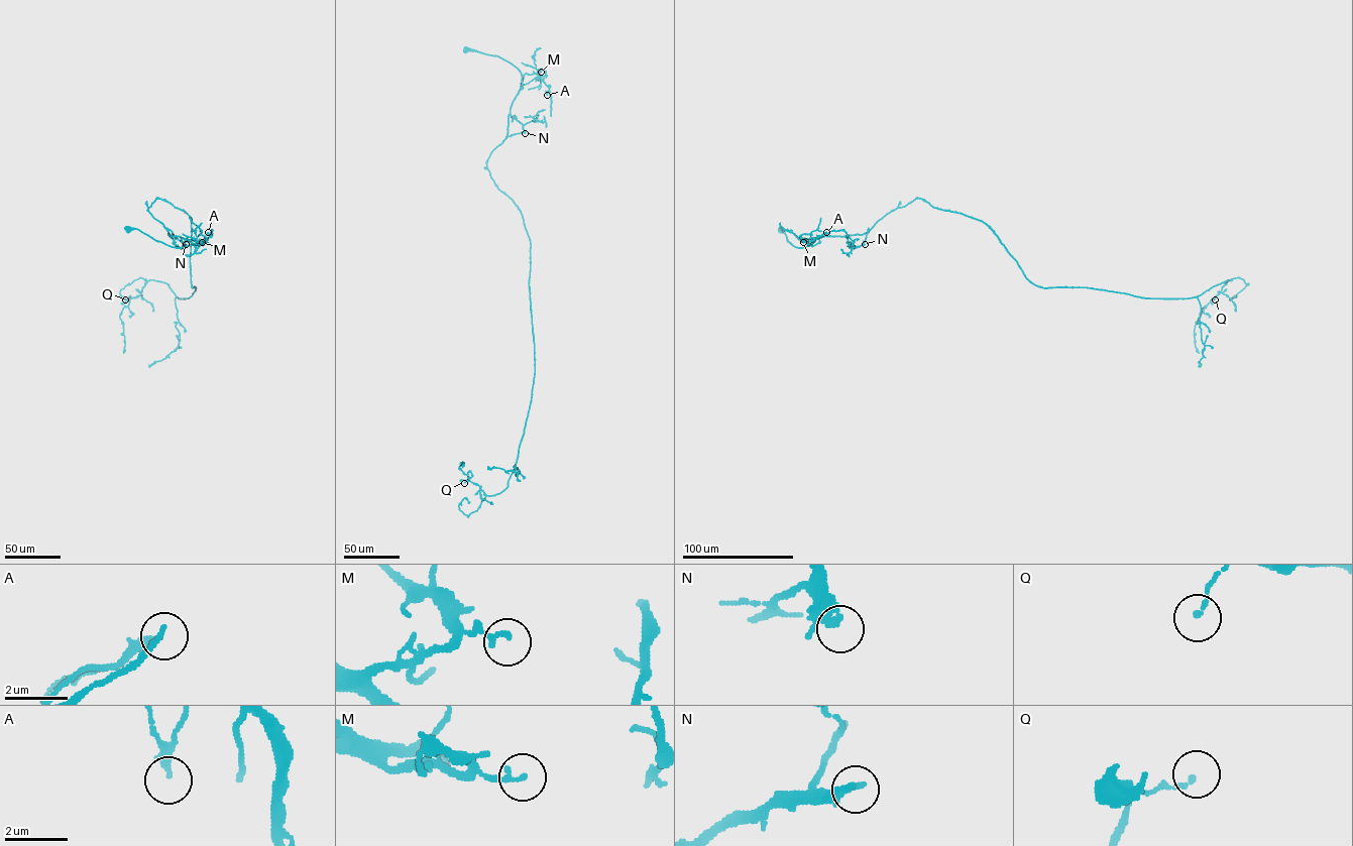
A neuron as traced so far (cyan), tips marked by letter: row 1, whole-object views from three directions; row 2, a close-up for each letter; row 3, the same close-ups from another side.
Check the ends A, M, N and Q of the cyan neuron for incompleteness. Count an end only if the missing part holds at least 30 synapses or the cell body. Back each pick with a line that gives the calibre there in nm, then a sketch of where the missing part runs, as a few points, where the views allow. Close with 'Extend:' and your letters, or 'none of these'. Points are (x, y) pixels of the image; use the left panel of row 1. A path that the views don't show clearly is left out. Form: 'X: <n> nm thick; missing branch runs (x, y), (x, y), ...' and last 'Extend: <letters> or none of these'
N: 340 nm thick; missing branch runs (186, 244), (191, 248), (185, 253), (161, 252), (145, 243), (130, 227)
Extend: N

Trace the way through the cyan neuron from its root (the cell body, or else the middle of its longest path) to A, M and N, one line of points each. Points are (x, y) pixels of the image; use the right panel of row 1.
A: (781, 228), (788, 241), (801, 248), (819, 242), (818, 239), (805, 238), (811, 241), (826, 232)
M: (781, 228), (794, 246), (813, 246), (819, 241), (805, 238), (803, 242)
N: (781, 228), (787, 241), (798, 247), (813, 246), (824, 236), (844, 236), (854, 248), (865, 244)

